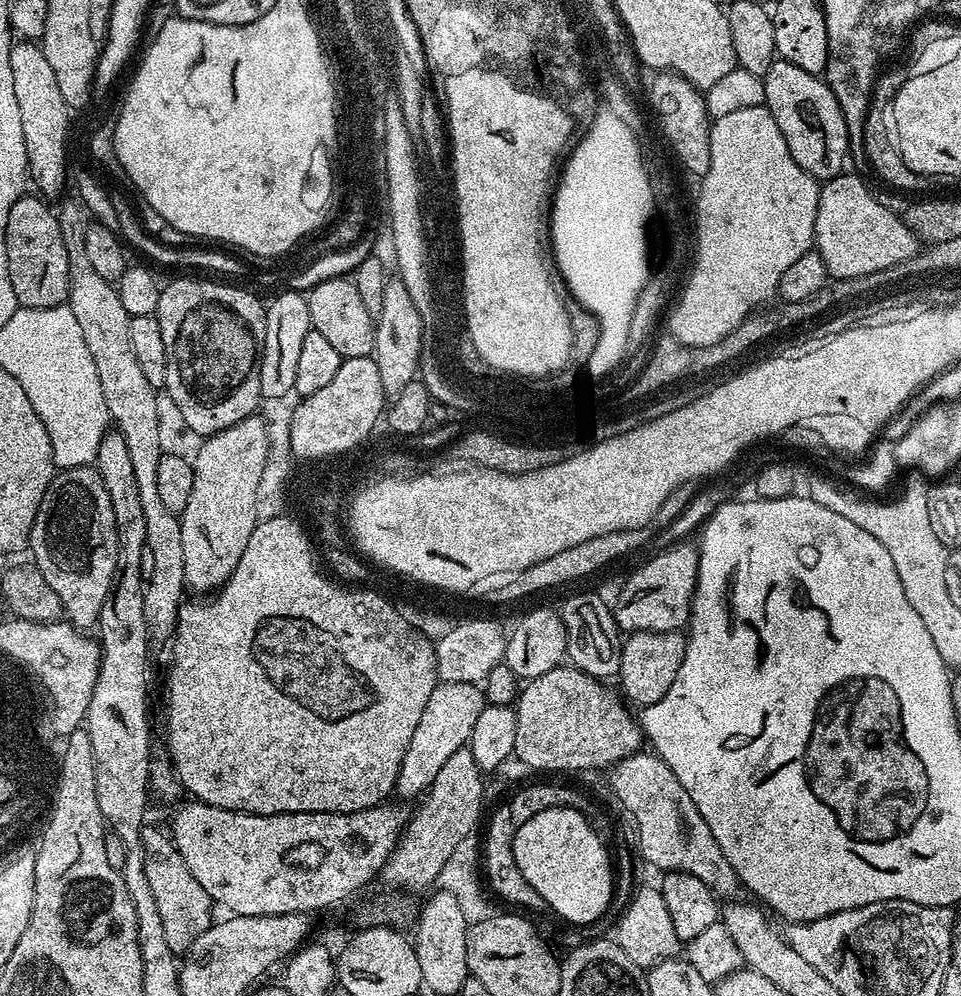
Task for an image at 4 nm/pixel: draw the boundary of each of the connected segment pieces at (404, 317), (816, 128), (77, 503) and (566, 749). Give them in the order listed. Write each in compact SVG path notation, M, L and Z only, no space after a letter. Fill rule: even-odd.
M399 274L389 275L386 287L382 290L382 310L374 318L376 333L374 334L374 350L371 357L378 366L378 374L382 377L382 390L385 397L396 396L410 381L417 379L419 364L416 357L418 338L423 334L422 318L418 308L414 306L414 298L402 282Z
M777 59L770 70L762 77L765 86L764 104L770 110L786 146L790 146L790 158L813 176L817 182L833 180L845 171L845 162L849 159L848 131L846 118L839 109L838 100L829 90L820 76L810 74L794 62Z
M89 466L87 468L65 468L57 471L53 475L50 486L46 490L46 494L42 498L42 502L38 506L38 514L34 518L34 526L32 533L28 539L28 548L34 559L34 567L37 568L42 574L42 578L50 586L50 590L54 590L54 594L58 594L58 598L64 607L63 619L67 623L73 624L78 630L92 630L99 625L100 611L106 602L106 598L112 589L112 579L114 578L114 566L118 558L118 538L116 537L116 527L114 526L114 506L110 506L110 494L106 494L106 486L102 482L99 472L95 467Z
M575 666L546 670L546 674L527 681L514 705L518 722L518 734L514 734L515 759L528 768L545 768L548 772L584 772L587 768L611 769L613 764L640 752L642 729L637 717L628 713L629 705L615 691L612 693L600 684L603 683L597 677Z

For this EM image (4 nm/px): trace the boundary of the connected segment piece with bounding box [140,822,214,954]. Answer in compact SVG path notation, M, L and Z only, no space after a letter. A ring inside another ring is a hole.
M152 822L145 823L140 831L140 841L142 842L142 854L144 855L144 873L150 882L150 891L154 894L154 903L158 906L158 915L162 918L162 926L166 933L166 943L170 945L170 950L177 954L188 951L188 947L199 938L207 928L214 922L214 905L212 899L202 890L202 885L198 883L198 878L186 870L186 862L182 862L182 854L178 854L176 843L172 841L171 835L160 828L155 828Z

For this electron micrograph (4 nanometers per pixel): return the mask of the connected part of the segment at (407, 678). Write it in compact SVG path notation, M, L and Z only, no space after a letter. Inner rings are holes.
M275 514L275 516L273 516L273 517L272 517L272 518L270 518L270 519L269 519L269 520L261 520L261 521L259 521L259 523L257 523L257 526L256 526L256 529L255 529L255 530L254 530L254 531L252 531L252 533L251 533L251 534L250 534L250 542L246 542L246 550L242 550L242 558L238 558L238 566L236 566L236 567L235 567L235 568L234 568L234 574L230 574L230 578L229 578L229 579L228 579L228 581L227 581L227 582L226 582L226 583L224 583L224 585L222 585L222 587L221 587L221 588L219 588L219 589L218 589L218 591L217 591L217 592L216 592L216 593L215 593L215 595L213 595L213 596L212 596L212 597L211 597L211 598L200 598L200 599L197 599L197 600L200 600L200 601L198 601L198 602L197 602L197 604L191 604L191 602L185 602L185 603L183 603L183 604L181 604L181 605L180 605L180 616L179 616L179 618L178 618L178 619L176 619L176 634L175 634L175 636L173 636L173 637L172 637L172 639L171 639L171 641L170 641L170 647L172 647L172 665L170 665L170 666L169 666L169 668L168 668L168 693L166 693L166 694L165 694L165 696L164 696L164 728L165 728L165 730L166 730L166 731L168 731L168 733L166 733L166 734L165 734L165 736L164 736L164 740L165 740L165 742L166 742L166 743L168 743L168 753L166 753L166 756L167 756L167 759L168 759L168 760L169 760L169 761L170 761L170 763L171 763L171 765L172 765L172 771L173 771L173 772L175 772L175 774L176 774L176 779L177 779L177 780L179 780L179 782L180 782L180 787L181 787L181 789L183 789L183 791L184 791L184 792L185 792L185 793L187 793L187 792L189 792L189 794L190 794L190 795L192 795L192 796L189 796L189 797L192 797L192 798L195 798L195 799L196 799L196 800L197 800L197 801L199 801L199 803L202 803L202 804L208 804L208 805L209 805L209 806L218 806L218 807L219 807L219 808L225 808L225 809L226 809L226 810L234 810L234 811L235 811L235 812L253 812L253 814L255 814L255 815L256 815L256 816L269 816L269 815L270 815L270 814L282 814L282 813L283 813L283 812L357 812L357 811L358 811L358 810L366 810L366 809L367 809L367 808L375 808L375 807L377 807L377 806L379 806L379 805L381 805L381 804L383 804L383 803L385 803L385 801L387 801L387 800L388 800L388 799L389 799L389 797L391 797L391 796L392 796L392 795L393 795L393 792L394 792L394 791L395 791L395 788L396 788L396 779L397 779L397 778L398 778L398 770L399 770L399 769L400 769L400 767L401 767L401 766L402 766L402 758L403 758L403 757L404 757L404 755L405 755L405 754L406 754L406 746L410 746L410 738L414 738L414 726L418 726L418 721L419 721L419 720L421 720L421 719L422 719L422 710L426 710L426 702L430 702L430 694L434 694L434 690L435 690L435 689L436 689L436 685L437 685L437 683L438 683L438 677L437 677L437 674L436 674L436 645L435 645L435 643L433 643L433 641L432 641L432 640L431 640L431 639L429 639L429 637L427 637L427 636L425 636L425 635L424 635L424 634L423 634L423 633L421 633L421 632L420 632L420 631L419 631L419 630L418 630L418 629L416 629L416 628L415 628L415 627L414 627L414 626L412 626L412 625L411 625L411 624L410 624L410 623L408 623L408 622L406 622L406 620L405 620L405 619L404 619L404 618L402 618L402 615L400 615L400 614L399 614L399 610L398 610L398 607L397 607L397 605L396 605L396 604L395 604L395 603L393 603L393 604L391 604L391 602L390 602L390 601L388 601L388 600L387 600L387 598L386 598L386 597L384 597L384 596L379 596L379 594L378 594L378 593L376 593L376 592L371 592L371 590L370 590L370 589L368 589L368 586L345 586L345 585L344 585L344 584L343 584L343 583L340 583L340 582L337 582L337 581L336 581L336 580L335 580L335 579L333 579L333 577L332 577L332 576L331 576L331 575L329 575L329 573L328 573L328 572L327 572L327 571L325 571L325 569L324 569L324 568L323 568L323 567L322 567L322 564L321 564L321 561L320 561L320 560L319 560L319 559L318 559L318 561L316 561L316 552L315 552L315 551L316 551L316 552L317 552L317 549L316 549L316 548L315 548L315 547L314 547L314 543L313 543L313 540L312 540L312 537L311 537L311 536L309 536L309 533L308 533L308 532L307 532L307 531L306 531L306 528L305 528L305 525L304 525L304 524L303 524L303 523L301 523L301 521L300 521L300 520L299 520L299 519L297 519L297 521L296 521L296 520L291 520L291 518L290 518L290 517L288 517L288 516L282 516L282 514Z

